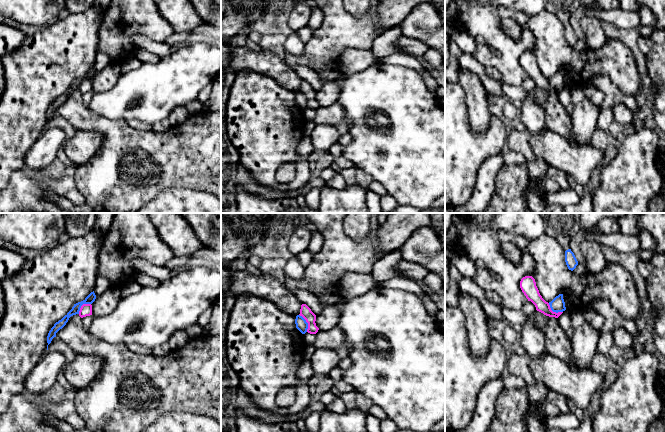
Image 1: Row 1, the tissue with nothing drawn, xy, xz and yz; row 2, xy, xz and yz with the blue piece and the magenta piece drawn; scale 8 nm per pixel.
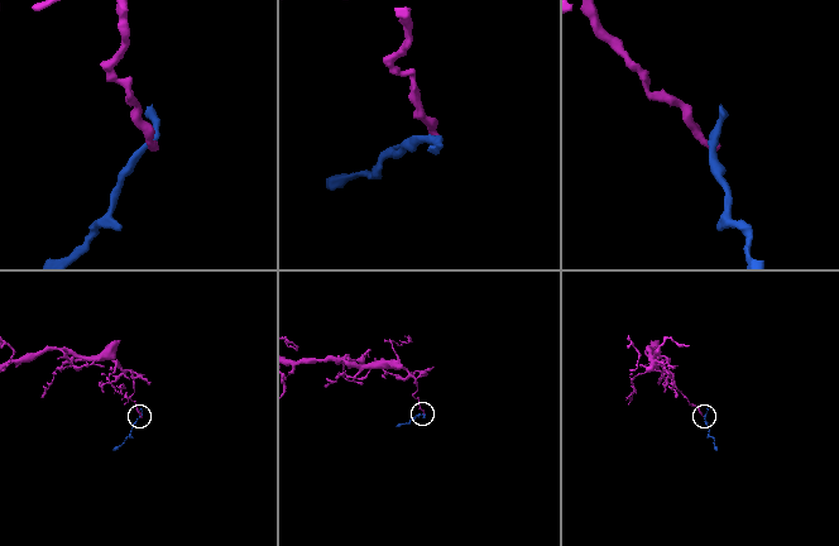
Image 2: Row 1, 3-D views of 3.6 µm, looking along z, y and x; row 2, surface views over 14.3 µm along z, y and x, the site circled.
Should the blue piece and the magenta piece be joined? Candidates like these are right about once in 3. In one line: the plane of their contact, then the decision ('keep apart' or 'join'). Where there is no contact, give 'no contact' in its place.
xz | keep apart

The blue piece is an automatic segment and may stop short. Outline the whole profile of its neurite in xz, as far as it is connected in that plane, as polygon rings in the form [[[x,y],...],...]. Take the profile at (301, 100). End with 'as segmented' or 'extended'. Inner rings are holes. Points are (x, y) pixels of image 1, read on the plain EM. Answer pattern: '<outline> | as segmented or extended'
[[[297,91],[296,95],[295,95],[295,100],[296,100],[296,104],[302,109],[305,110],[307,108],[308,105],[308,99],[306,98],[306,96],[300,92]]] | as segmented

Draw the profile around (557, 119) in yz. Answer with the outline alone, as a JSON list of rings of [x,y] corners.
[[[547,93],[547,100],[542,104],[546,112],[546,129],[569,139],[571,137],[570,115],[560,103],[558,94]]]

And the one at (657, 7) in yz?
[[[641,0],[641,4],[649,7],[656,17],[656,25],[651,27],[654,30],[665,28],[665,0]]]

